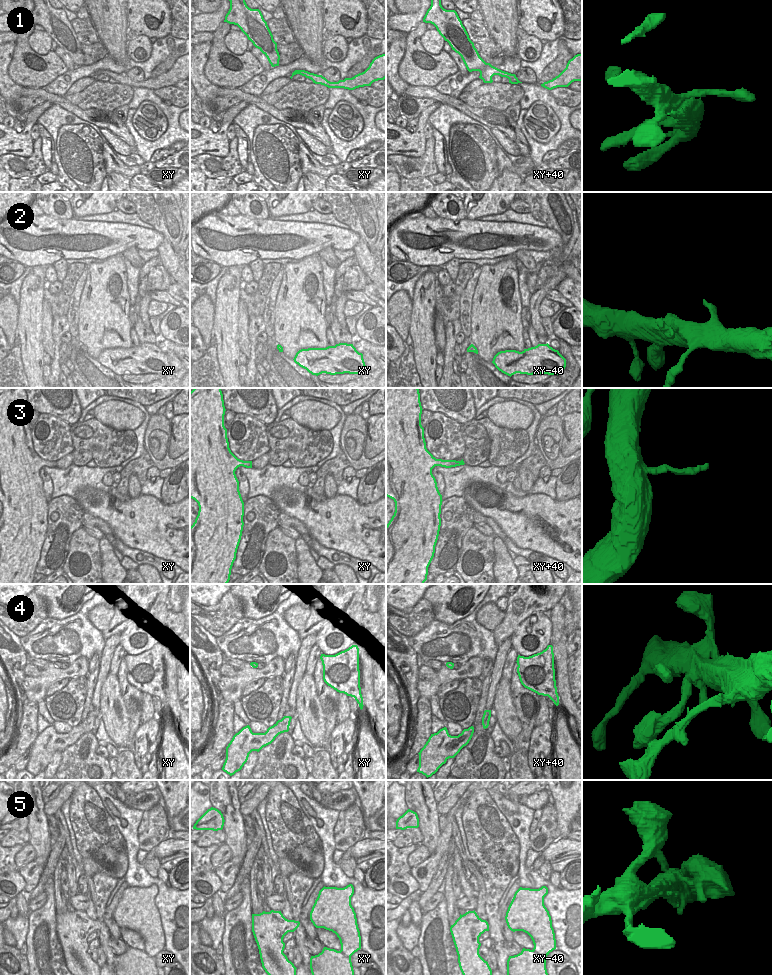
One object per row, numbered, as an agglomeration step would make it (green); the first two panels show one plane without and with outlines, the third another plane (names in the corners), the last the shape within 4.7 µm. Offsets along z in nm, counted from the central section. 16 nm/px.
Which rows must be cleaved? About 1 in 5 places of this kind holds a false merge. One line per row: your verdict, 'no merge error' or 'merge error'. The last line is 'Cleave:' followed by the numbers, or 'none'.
1: no merge error
2: no merge error
3: no merge error
4: no merge error
5: no merge error
Cleave: none

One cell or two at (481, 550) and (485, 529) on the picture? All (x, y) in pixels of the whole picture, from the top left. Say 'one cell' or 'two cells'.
two cells

